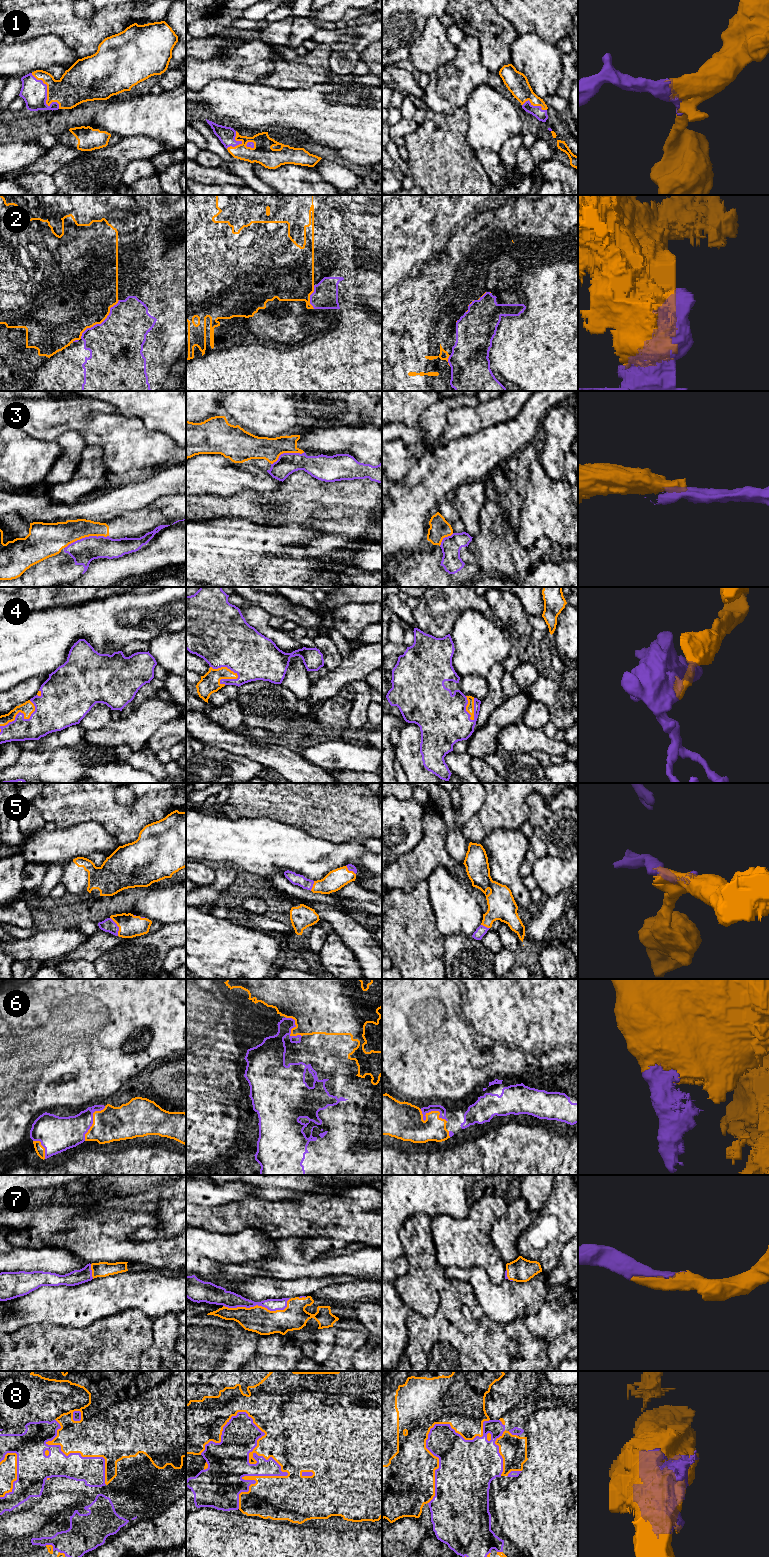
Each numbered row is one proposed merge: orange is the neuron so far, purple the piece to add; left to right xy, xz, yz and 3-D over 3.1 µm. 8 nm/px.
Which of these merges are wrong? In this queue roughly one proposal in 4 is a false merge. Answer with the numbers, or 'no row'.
2, 3

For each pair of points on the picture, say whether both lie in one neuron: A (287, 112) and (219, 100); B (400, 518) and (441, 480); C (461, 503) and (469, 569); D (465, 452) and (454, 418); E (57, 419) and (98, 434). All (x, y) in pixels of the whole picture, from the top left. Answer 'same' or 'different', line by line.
A: same
B: same
C: different
D: different
E: different

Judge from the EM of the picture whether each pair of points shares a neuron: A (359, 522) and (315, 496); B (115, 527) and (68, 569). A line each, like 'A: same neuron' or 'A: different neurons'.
A: same neuron
B: different neurons

